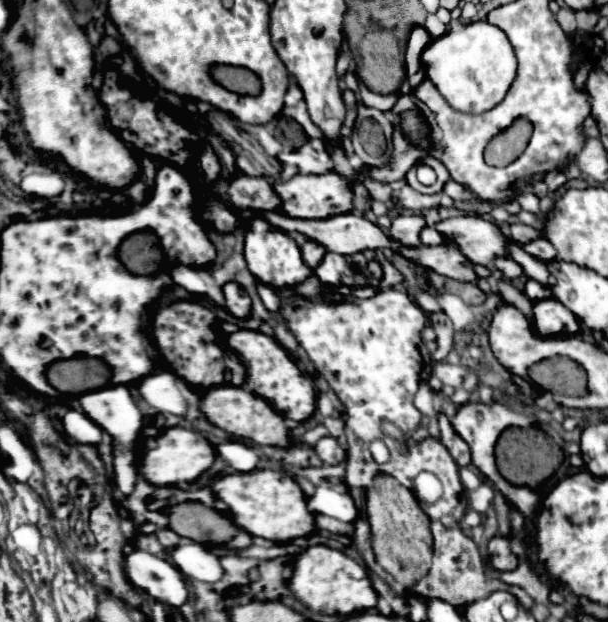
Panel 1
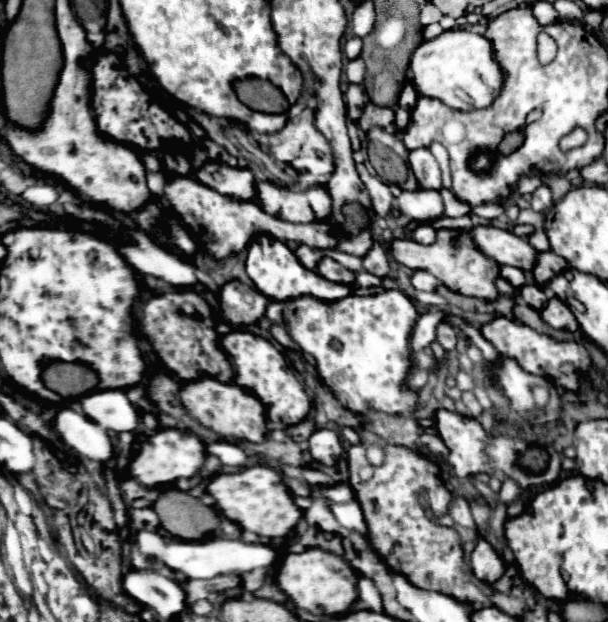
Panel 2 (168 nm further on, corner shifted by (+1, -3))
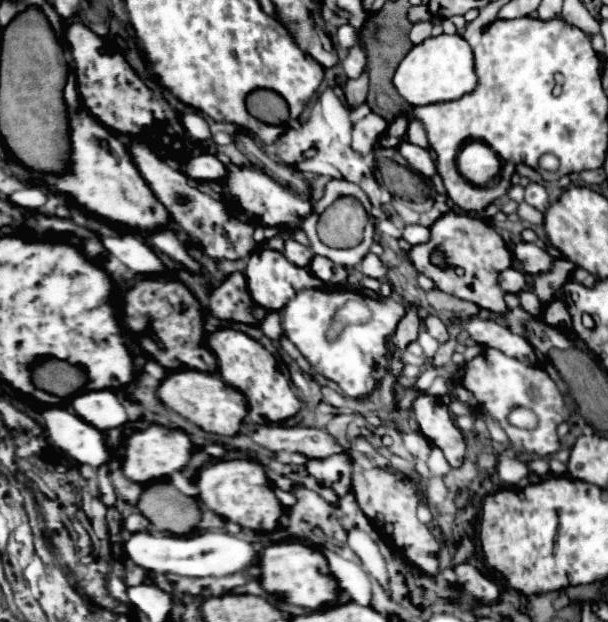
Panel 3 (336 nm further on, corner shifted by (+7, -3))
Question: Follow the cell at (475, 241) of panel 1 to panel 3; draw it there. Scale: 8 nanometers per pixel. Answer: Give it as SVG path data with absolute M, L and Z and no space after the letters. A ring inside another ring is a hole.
M518 242L512 246L514 258L522 264L524 272L536 276L540 272L546 272L552 264L552 256L540 248L538 244L528 244L528 242Z

